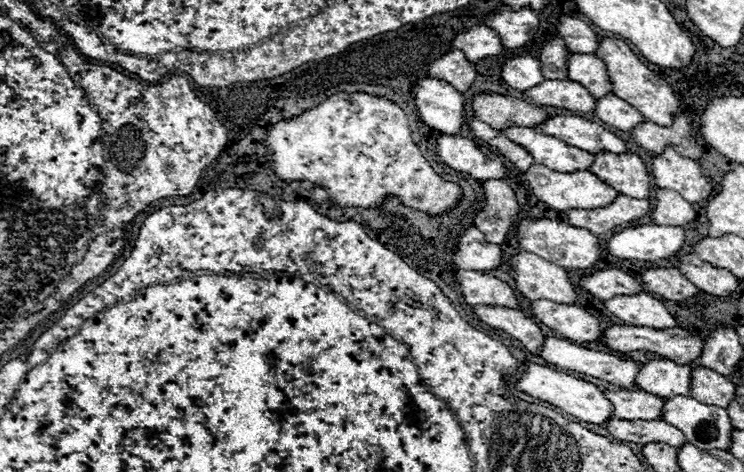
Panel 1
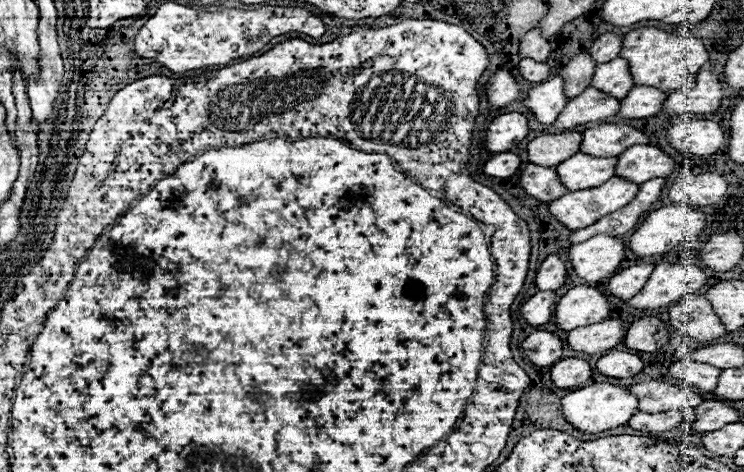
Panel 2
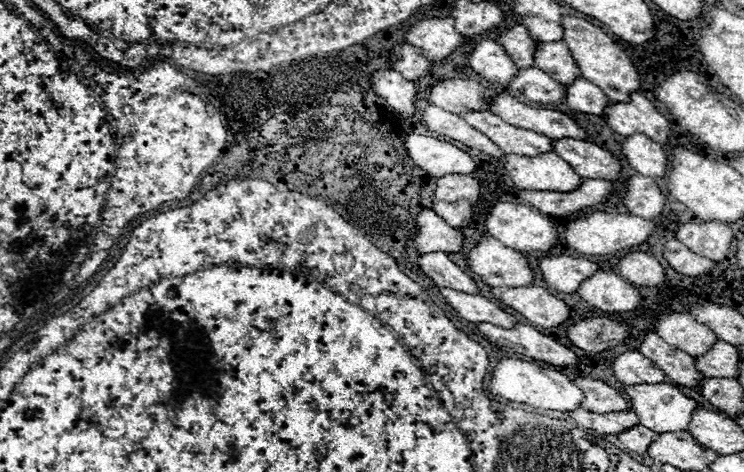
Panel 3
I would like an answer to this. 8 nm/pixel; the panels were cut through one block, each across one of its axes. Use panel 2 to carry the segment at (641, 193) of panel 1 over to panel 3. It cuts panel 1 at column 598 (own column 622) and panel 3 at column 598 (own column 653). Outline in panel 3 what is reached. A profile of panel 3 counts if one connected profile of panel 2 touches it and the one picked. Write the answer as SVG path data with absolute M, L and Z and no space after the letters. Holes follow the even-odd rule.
M560 138L554 142L554 152L570 166L574 166L582 178L618 180L622 172L622 162L614 158L612 152L592 142Z

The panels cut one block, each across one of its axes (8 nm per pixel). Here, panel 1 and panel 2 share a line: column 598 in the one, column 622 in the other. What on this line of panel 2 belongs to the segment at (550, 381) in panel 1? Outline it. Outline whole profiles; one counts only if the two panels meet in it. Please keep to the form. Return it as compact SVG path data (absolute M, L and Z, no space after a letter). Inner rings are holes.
M602 382L602 384L592 384L588 388L580 388L576 392L566 394L560 400L560 404L562 404L562 416L568 424L572 424L576 430L580 430L584 434L596 434L596 432L612 430L612 428L626 424L638 408L638 398L620 386Z

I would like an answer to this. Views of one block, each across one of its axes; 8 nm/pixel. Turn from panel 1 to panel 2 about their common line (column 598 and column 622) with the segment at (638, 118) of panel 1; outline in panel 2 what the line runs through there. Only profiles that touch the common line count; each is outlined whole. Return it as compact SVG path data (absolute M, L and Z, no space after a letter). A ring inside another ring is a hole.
M634 86L626 98L620 100L618 118L650 118L660 112L664 102L664 92L650 86Z

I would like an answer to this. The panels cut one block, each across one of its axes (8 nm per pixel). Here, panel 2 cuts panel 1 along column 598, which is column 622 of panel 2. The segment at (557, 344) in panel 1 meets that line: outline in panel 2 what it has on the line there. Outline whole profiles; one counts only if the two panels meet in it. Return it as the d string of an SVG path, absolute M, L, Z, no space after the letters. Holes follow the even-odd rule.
M610 352L596 362L596 370L610 378L632 378L642 372L644 362L628 352Z

